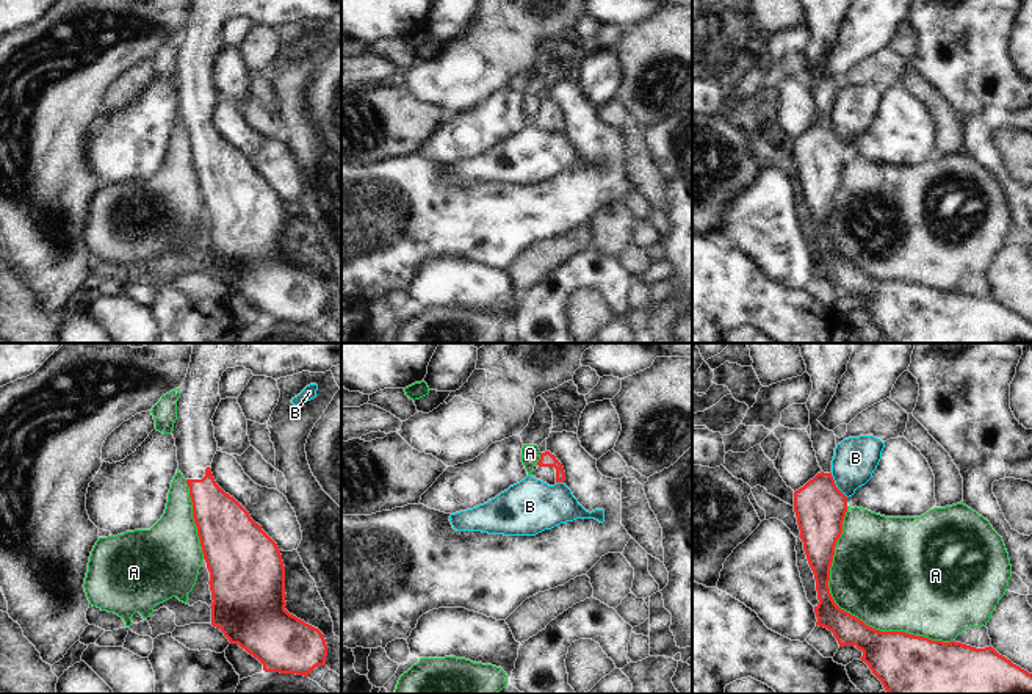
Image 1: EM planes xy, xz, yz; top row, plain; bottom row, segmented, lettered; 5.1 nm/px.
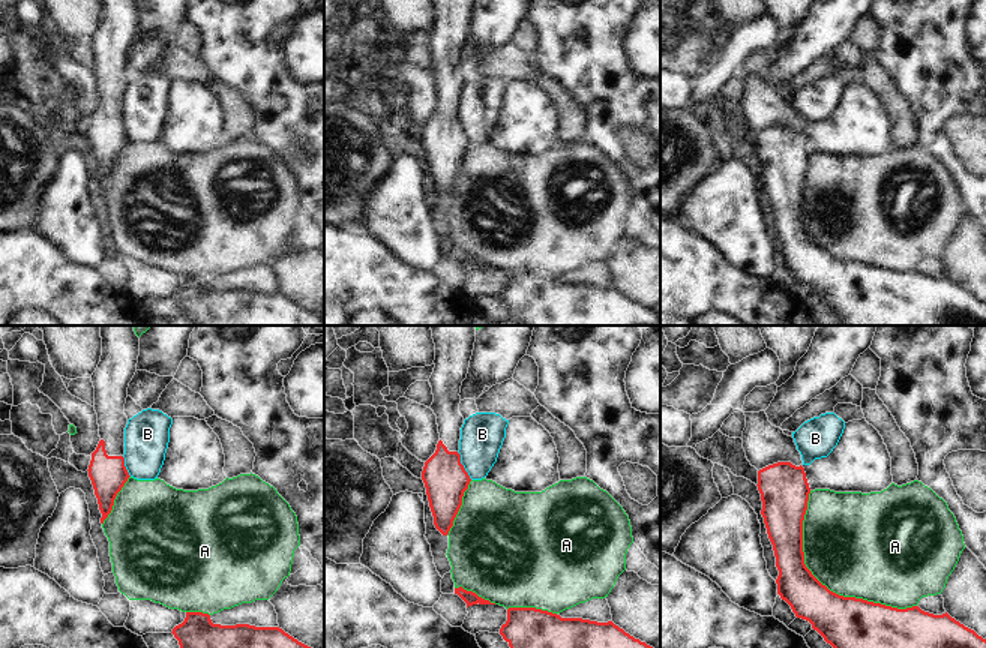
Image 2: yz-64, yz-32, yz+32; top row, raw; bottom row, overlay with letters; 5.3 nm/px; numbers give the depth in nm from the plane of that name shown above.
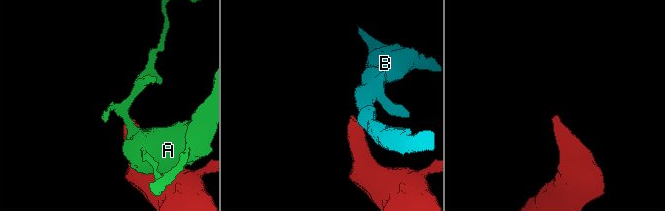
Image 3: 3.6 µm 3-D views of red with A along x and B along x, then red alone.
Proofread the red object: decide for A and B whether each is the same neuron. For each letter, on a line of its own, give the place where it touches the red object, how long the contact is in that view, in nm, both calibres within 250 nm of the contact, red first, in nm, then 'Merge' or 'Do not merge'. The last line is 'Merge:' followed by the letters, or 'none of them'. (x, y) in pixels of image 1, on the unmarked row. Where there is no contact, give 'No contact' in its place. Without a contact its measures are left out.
A: Touches red at yz (846, 260). Shared border 900 nm. Thickness 180 nm (red) against 480 nm. Do not merge
B: Touches red at yz (835, 135). Shared border 160 nm. Thickness 260 nm (red) against 220 nm. Do not merge
Merge: none of them.

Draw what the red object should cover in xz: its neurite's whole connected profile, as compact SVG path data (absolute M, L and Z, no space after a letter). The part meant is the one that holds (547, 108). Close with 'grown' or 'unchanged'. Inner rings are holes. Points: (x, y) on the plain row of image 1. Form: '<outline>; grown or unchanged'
M550 100L540 103L540 108L534 116L531 125L547 132L548 135L565 130L565 121L562 113Z; grown

